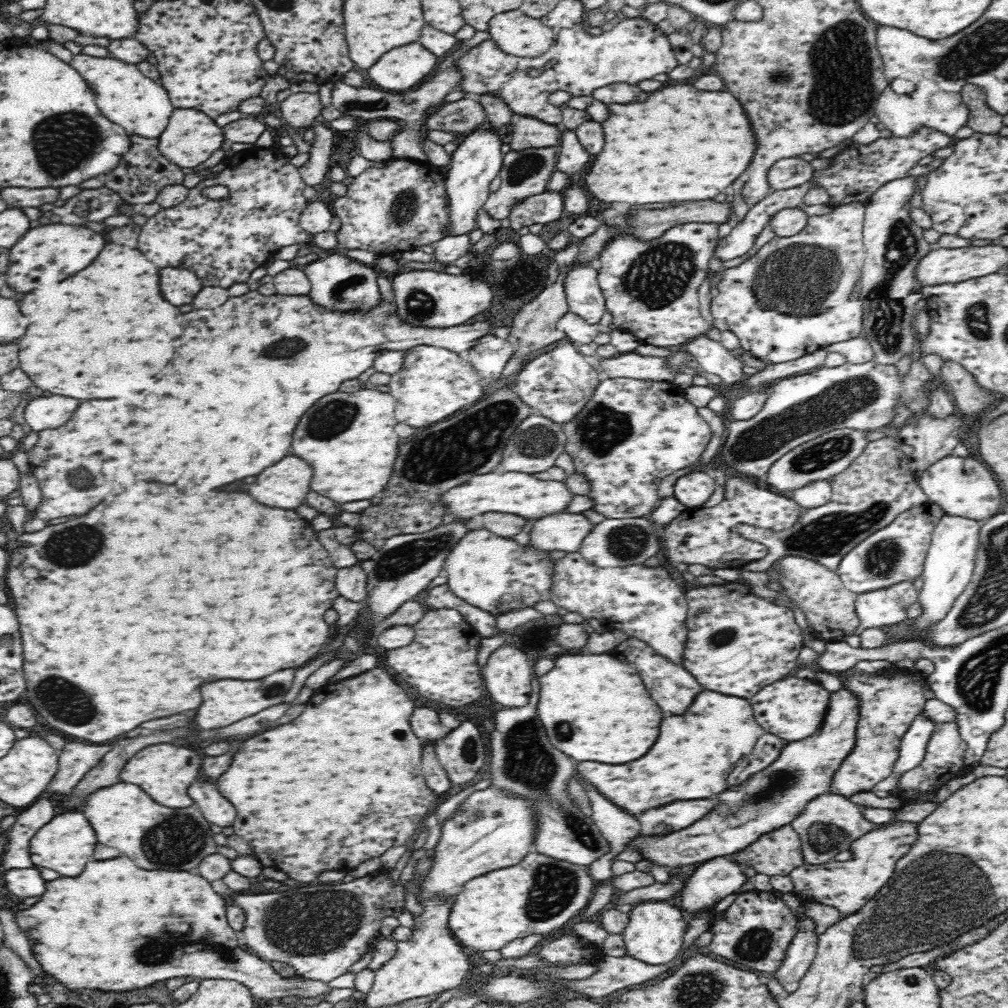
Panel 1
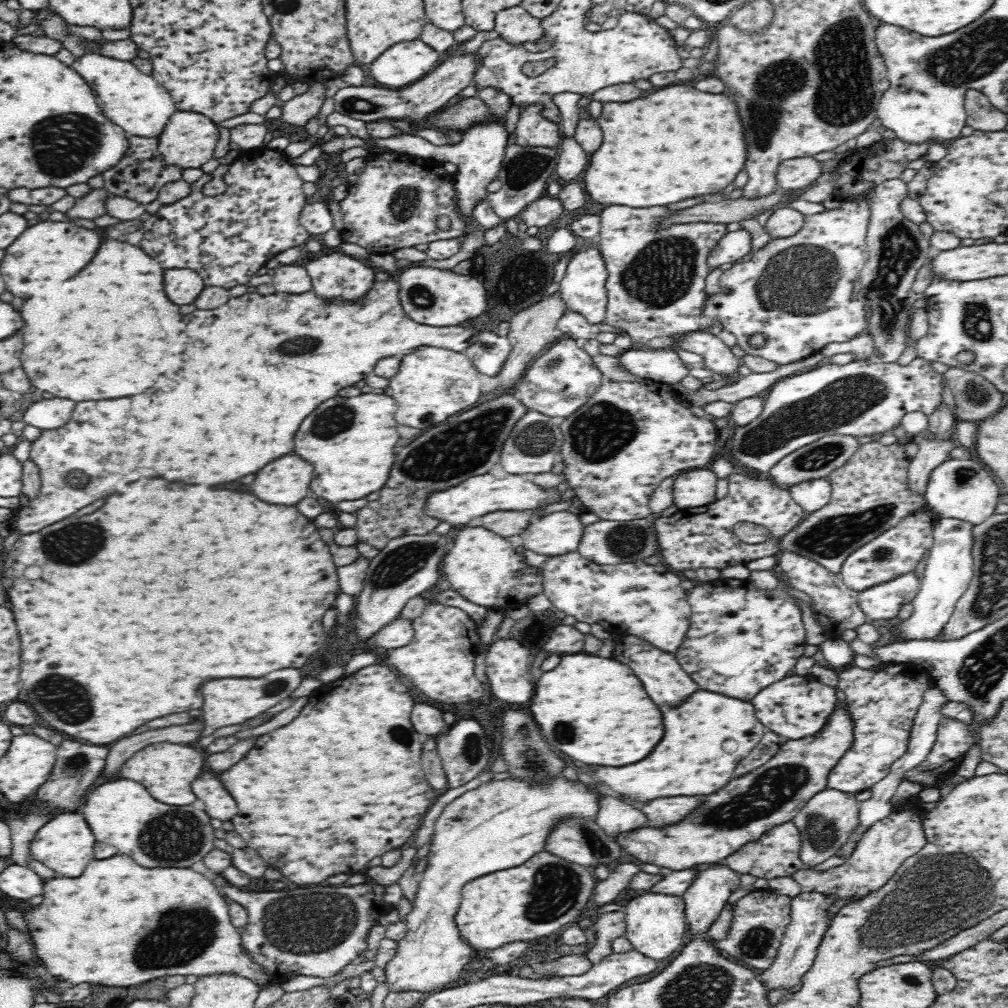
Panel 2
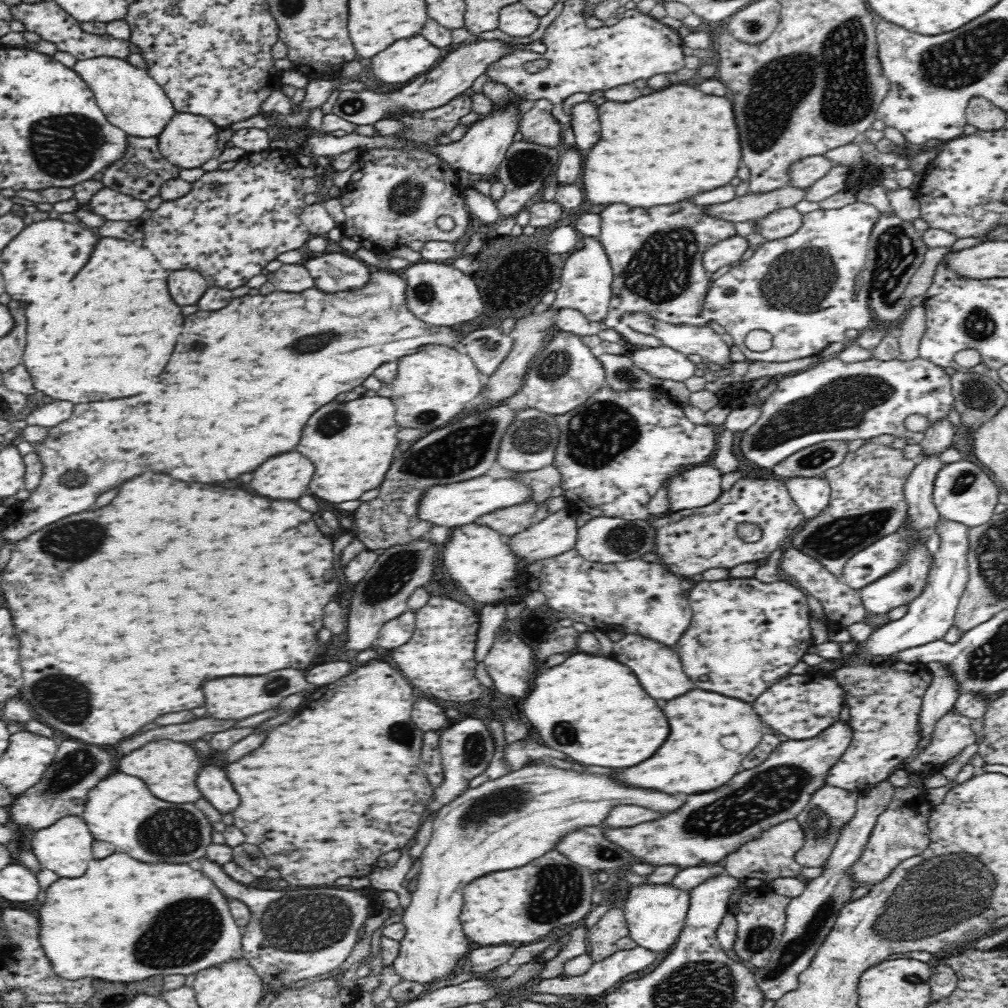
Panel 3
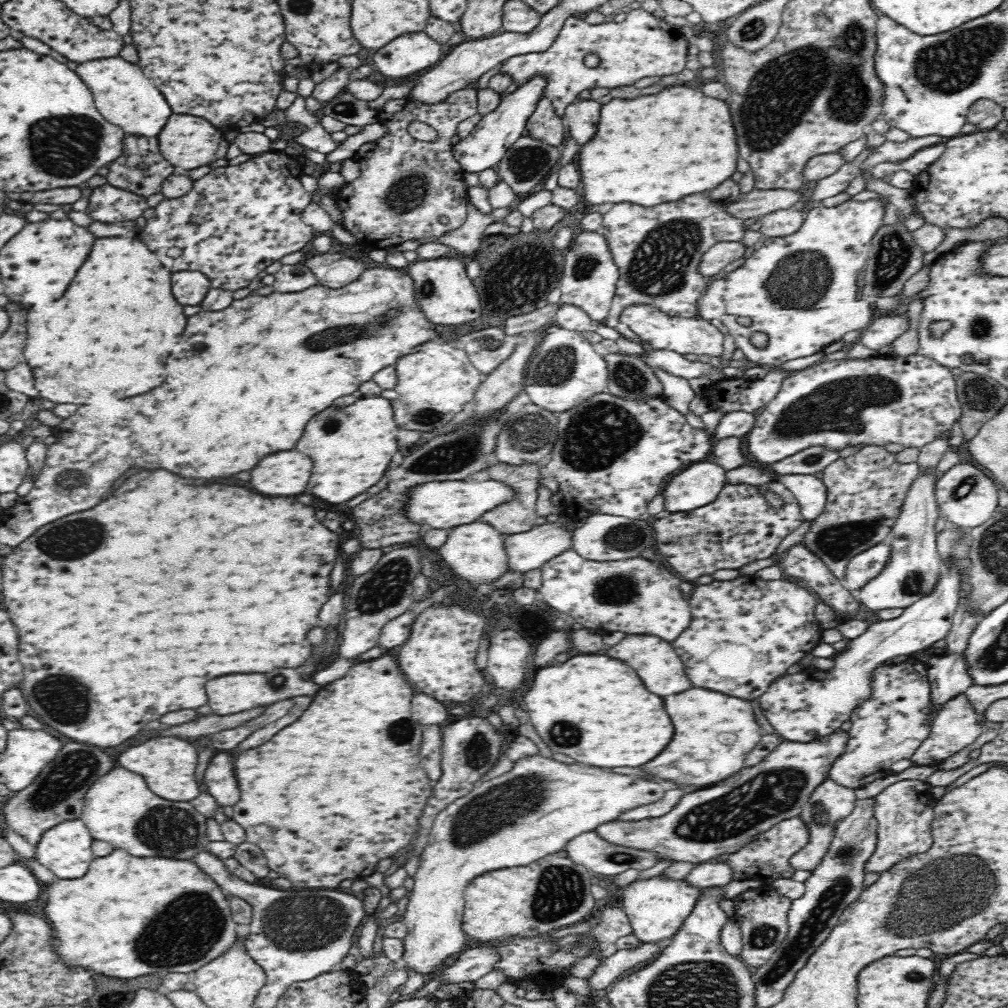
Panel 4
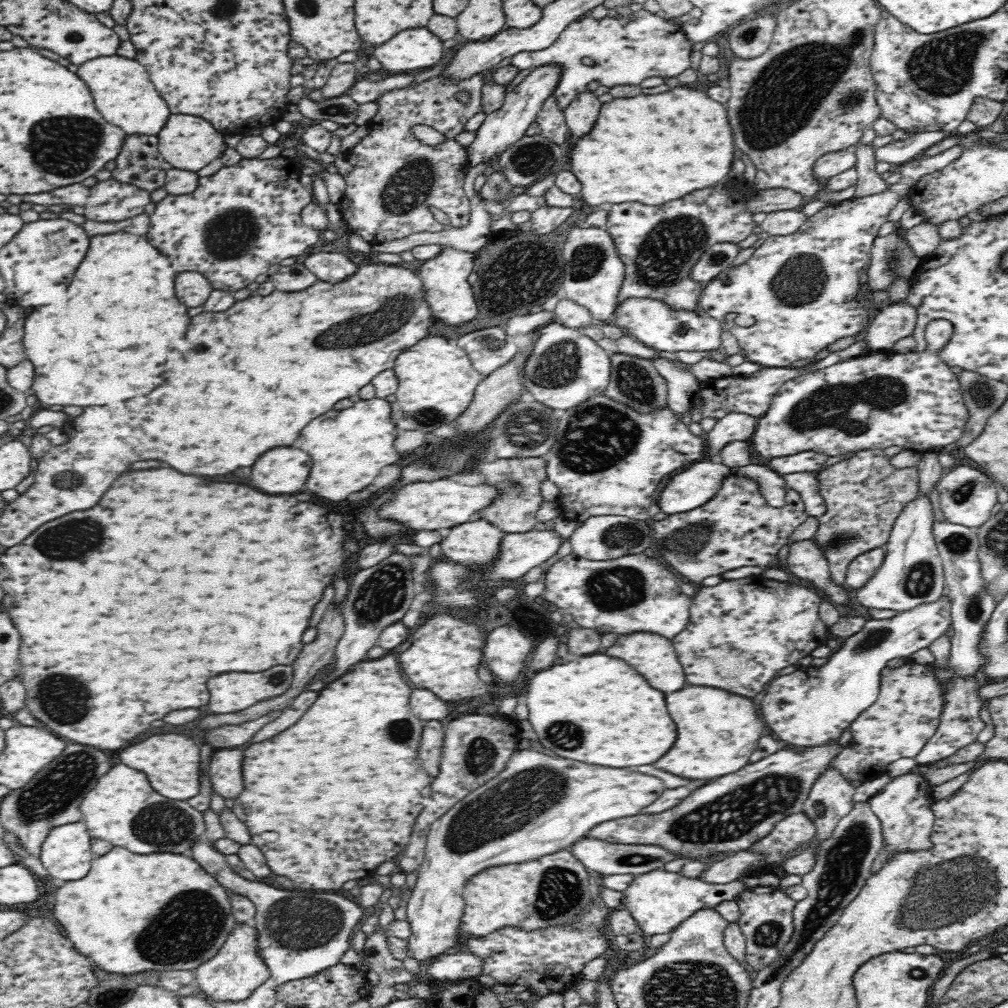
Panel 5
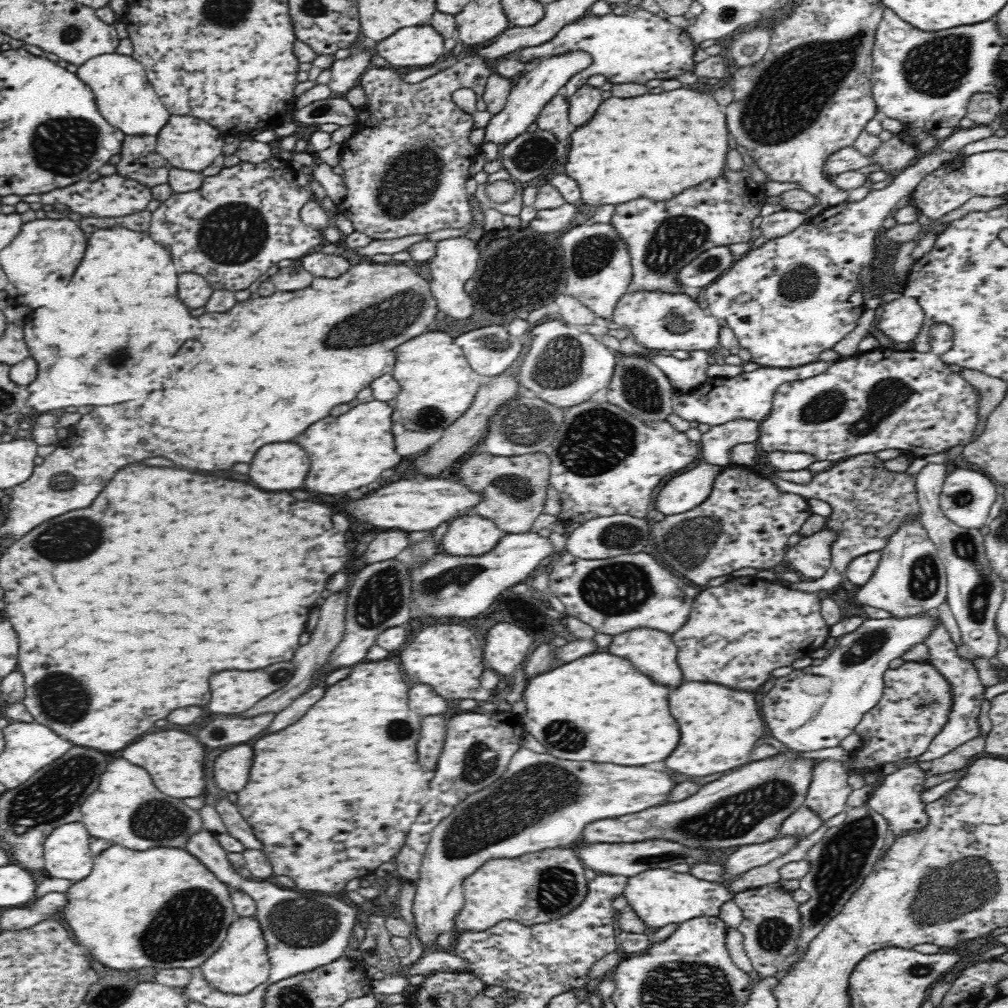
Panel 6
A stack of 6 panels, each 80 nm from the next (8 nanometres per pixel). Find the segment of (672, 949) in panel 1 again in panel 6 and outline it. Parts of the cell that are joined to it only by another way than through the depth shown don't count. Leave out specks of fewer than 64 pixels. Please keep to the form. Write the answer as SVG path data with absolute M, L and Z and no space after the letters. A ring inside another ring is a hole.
M660 867L650 868L636 874L636 876L628 877L623 895L629 902L629 909L633 910L646 923L646 926L652 926L652 928L662 928L668 924L680 924L700 915L717 917L722 904L732 901L733 898L733 894L728 891L727 883L703 881L690 873L680 873Z

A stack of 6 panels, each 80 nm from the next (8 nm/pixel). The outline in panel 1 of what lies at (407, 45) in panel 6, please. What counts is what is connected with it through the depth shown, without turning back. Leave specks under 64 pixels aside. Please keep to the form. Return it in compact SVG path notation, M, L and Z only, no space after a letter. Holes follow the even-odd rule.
M421 42L394 48L368 68L372 82L386 91L400 92L414 89L432 70L436 70L438 57Z

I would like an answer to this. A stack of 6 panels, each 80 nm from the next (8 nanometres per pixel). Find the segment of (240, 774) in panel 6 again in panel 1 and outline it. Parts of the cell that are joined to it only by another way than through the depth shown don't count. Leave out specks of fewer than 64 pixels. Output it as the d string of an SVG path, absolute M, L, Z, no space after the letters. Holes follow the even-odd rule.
M200 780L189 788L190 798L199 806L200 812L211 824L230 826L236 818L234 806L220 794L218 786L208 780Z

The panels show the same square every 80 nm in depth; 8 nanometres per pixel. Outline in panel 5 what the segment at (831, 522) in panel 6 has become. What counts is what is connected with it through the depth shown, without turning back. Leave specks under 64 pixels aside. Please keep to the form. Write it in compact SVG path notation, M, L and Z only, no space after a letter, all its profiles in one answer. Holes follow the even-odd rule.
M859 450L851 458L816 473L818 493L825 500L827 513L820 516L815 541L829 562L828 581L841 585L850 562L888 542L896 518L918 494L918 469L894 468L882 450ZM749 464L731 469L731 474L741 474L753 478L760 487L768 505L781 508L785 504L785 495L793 489L784 480L783 475L774 472L768 465Z

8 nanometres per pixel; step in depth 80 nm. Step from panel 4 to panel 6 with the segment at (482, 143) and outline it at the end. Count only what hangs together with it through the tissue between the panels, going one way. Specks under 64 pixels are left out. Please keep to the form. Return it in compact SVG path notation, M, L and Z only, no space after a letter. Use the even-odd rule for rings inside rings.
M568 50L556 56L542 58L537 67L525 74L520 74L514 80L509 92L505 107L495 115L492 115L485 130L485 140L496 142L500 147L522 132L526 132L533 122L536 123L538 115L542 112L547 102L559 94L559 90L578 73L588 68L594 59L585 50Z

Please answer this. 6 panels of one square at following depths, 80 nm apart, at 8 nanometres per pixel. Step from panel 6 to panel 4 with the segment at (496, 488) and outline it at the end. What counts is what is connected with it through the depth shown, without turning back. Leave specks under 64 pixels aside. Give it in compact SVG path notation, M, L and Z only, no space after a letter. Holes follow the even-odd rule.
M503 462L496 463L496 466L488 468L489 479L498 480L498 482L506 483L512 486L514 496L512 500L498 504L496 508L486 512L481 518L480 522L488 522L504 535L518 534L521 532L528 532L536 526L536 501L538 498L538 489L540 485L538 481L542 478L540 476L540 468L543 463L538 462L524 462L524 464L504 464Z

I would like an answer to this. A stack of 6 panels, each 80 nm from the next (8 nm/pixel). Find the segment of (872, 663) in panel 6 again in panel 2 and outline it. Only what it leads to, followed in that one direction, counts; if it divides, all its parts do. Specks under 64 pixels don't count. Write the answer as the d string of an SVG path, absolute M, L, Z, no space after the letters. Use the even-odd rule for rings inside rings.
M939 518L933 528L933 547L930 557L924 568L924 575L921 577L921 585L918 594L913 598L913 611L906 620L902 620L897 626L894 626L886 634L885 645L892 643L903 643L908 641L932 640L942 634L946 623L952 616L958 599L966 592L970 581L972 580L972 525L955 518ZM790 674L764 687L760 692L754 695L751 703L755 709L758 721L762 722L771 732L776 733L785 740L799 740L814 736L814 734L820 732L820 730L826 726L830 715L834 714L837 710L835 692L836 688L821 683L813 675L801 676Z

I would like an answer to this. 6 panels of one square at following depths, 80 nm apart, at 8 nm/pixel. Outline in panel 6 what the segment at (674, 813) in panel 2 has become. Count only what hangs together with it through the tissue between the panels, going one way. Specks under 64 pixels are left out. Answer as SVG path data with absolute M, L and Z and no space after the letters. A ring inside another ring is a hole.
M528 748L518 750L499 780L460 801L454 812L432 831L412 905L417 935L426 952L432 946L439 949L434 941L438 934L455 928L454 916L464 904L464 878L474 874L486 860L516 859L526 853L577 846L588 822L661 805L667 802L676 784L680 783L674 782L668 772L648 766L574 762Z

